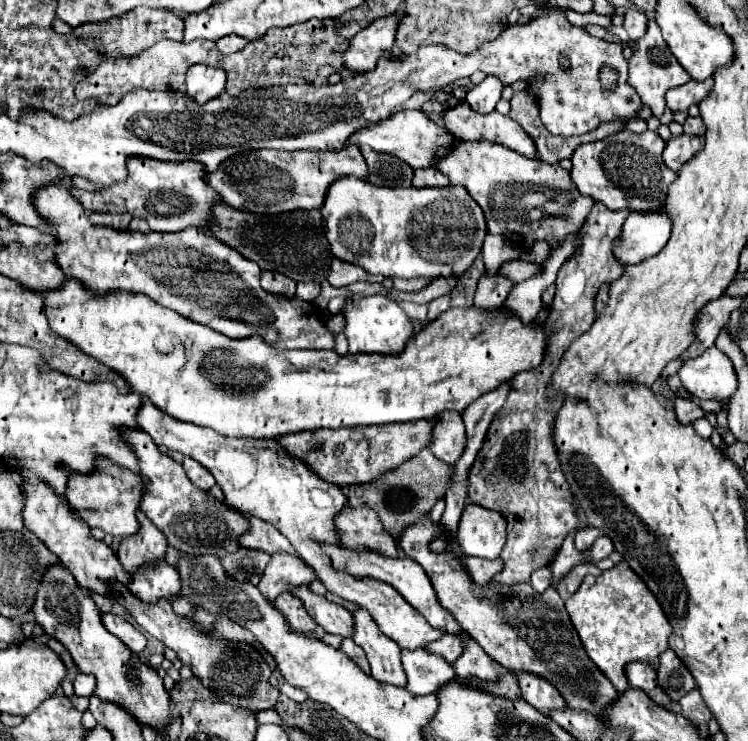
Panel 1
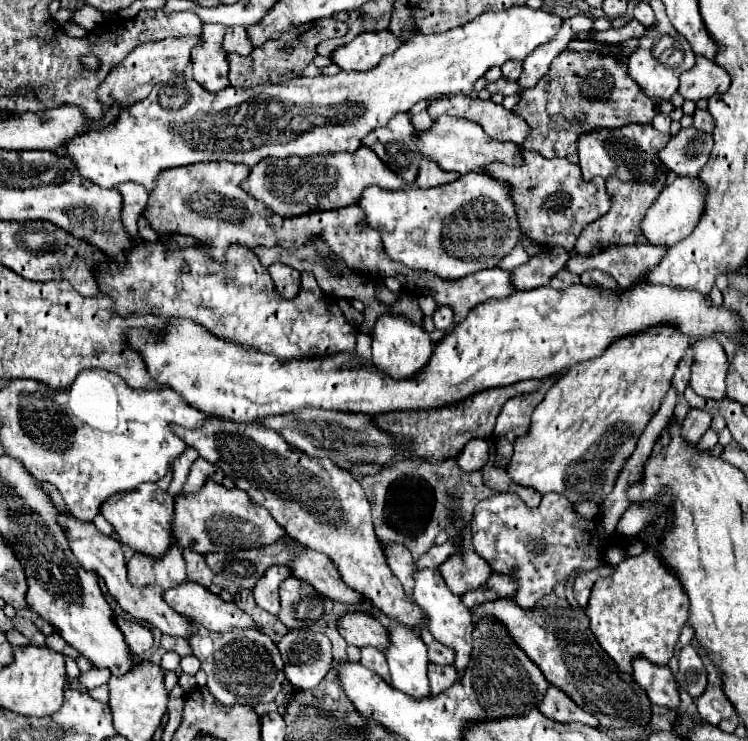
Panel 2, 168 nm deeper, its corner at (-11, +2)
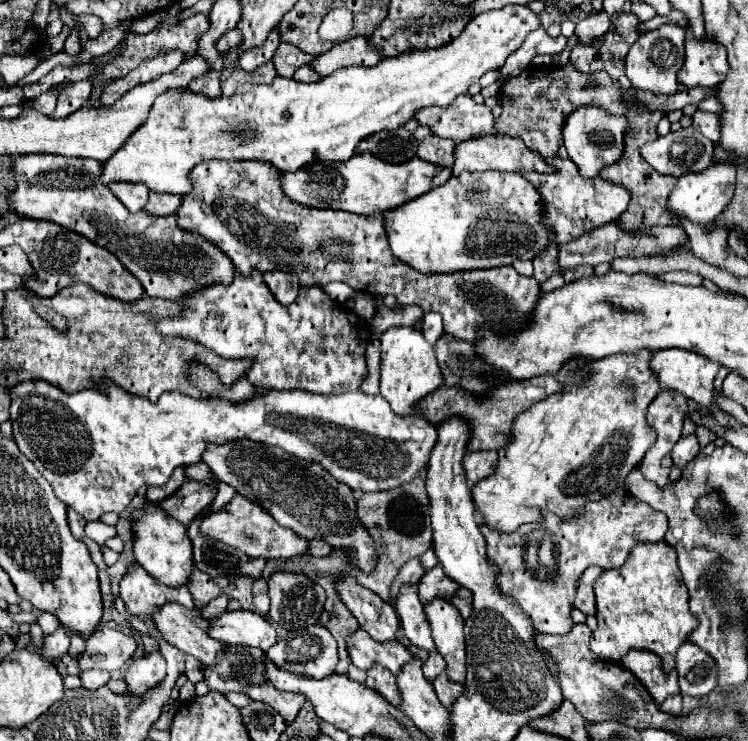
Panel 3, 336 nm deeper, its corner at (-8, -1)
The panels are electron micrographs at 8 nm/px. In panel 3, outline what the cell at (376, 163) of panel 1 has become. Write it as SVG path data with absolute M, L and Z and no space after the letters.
M399 127L395 131L381 131L359 141L355 153L365 151L371 151L375 157L387 163L405 163L415 157L417 139L413 139L405 127Z

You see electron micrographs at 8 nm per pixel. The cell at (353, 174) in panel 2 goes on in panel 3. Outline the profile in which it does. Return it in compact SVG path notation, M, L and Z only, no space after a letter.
M371 153L353 155L345 163L315 163L295 173L283 173L281 185L289 199L317 209L341 209L357 215L385 213L401 207L403 203L431 191L431 181L437 175L437 165L429 165L419 157L413 161L391 165Z

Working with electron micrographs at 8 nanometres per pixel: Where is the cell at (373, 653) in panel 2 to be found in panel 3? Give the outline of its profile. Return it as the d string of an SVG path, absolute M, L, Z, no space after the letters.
M375 665L373 669L367 671L365 685L371 687L371 689L375 689L375 691L379 691L395 707L397 707L397 701L401 701L401 693L397 693L395 675L389 673L389 669L385 669L381 665Z

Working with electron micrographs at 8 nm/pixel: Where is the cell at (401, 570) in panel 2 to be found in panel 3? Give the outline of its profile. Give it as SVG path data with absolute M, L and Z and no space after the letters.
M405 585L395 601L395 609L401 617L401 625L403 631L407 635L407 639L423 651L433 651L433 637L429 633L429 623L423 611L423 605L417 597L417 587L415 585Z

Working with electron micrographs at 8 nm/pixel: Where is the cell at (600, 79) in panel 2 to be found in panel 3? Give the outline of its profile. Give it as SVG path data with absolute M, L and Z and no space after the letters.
M567 63L563 67L553 67L553 65L527 67L517 77L509 77L503 81L503 85L499 89L503 113L495 121L497 121L497 133L521 137L529 149L541 153L543 157L555 157L557 149L563 141L563 137L561 137L563 121L569 113L573 113L581 105L593 103L597 107L607 109L613 115L623 115L625 107L627 107L625 99L637 97L637 101L641 101L641 105L645 105L649 109L661 109L667 113L673 109L683 109L689 103L697 105L699 101L703 101L709 95L717 95L717 87L715 89L693 87L693 89L685 89L685 91L679 91L673 95L657 97L653 93L645 93L645 91L637 91L637 89L625 91L621 85L611 81L611 77L607 77L605 71L583 75L571 63Z

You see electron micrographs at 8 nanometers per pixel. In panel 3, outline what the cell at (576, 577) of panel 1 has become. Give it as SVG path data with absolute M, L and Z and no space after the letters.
M589 567L581 579L579 579L579 587L577 587L577 597L575 597L575 609L579 609L585 615L595 615L595 593L593 593L593 585L597 581L597 577L603 573L601 567Z

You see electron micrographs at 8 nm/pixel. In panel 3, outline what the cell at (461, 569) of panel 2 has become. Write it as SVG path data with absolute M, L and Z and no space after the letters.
M435 565L433 571L425 573L417 585L417 591L419 591L419 597L421 597L421 603L427 605L429 601L441 597L441 599L449 599L455 591L459 589L459 585L455 581L451 581L441 565Z

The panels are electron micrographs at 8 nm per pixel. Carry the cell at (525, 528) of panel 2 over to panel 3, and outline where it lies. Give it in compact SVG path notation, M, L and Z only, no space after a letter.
M625 487L615 489L607 497L599 501L589 501L589 511L577 519L559 519L553 513L545 515L545 521L541 525L527 525L521 527L515 533L499 533L495 529L489 529L487 525L481 525L481 533L487 541L487 555L491 561L497 563L501 569L501 575L497 577L497 585L505 595L513 597L519 607L531 617L537 633L547 635L565 635L573 627L571 611L573 611L573 597L577 589L577 581L581 573L591 567L599 565L603 569L617 569L625 563L625 557L631 553L631 547L639 541L661 541L667 531L667 517L663 513L657 513L655 509L649 509L643 501L637 501Z

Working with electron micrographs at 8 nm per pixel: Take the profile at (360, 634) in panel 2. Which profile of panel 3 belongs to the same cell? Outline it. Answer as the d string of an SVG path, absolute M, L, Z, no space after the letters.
M357 629L349 639L347 639L349 655L355 667L367 671L373 665L387 667L393 675L401 673L401 669L413 661L413 653L399 641L389 641L389 643L379 643L369 637L363 629Z

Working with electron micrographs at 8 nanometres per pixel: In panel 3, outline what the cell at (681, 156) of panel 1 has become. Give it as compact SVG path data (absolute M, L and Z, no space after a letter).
M689 127L645 143L641 147L641 157L657 173L681 177L685 173L707 169L709 163L713 163L713 151L713 141Z

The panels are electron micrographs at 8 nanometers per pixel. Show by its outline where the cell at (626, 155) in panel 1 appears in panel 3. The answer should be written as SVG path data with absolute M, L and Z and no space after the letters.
M585 105L581 109L575 109L563 125L563 145L567 147L569 157L579 167L579 173L583 177L595 177L605 165L611 165L617 161L623 153L623 141L625 141L625 129L627 121L621 115L605 113L601 107Z

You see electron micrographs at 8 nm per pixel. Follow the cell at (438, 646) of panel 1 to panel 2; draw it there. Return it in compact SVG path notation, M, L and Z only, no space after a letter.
M420 630L420 638L424 640L426 648L428 648L428 660L434 664L452 664L456 652L452 652L450 646L440 644L436 638L432 638L432 634L428 634L428 630Z

